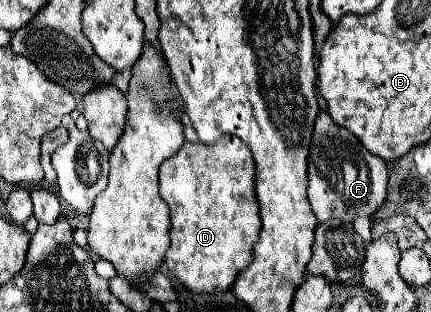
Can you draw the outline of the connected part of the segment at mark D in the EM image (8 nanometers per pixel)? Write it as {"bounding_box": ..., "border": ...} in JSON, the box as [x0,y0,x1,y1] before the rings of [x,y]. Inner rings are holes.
{"bounding_box":[159,136,259,294],"border":[[[223,136],[219,138],[215,144],[211,146],[205,146],[205,144],[191,144],[191,142],[185,142],[183,148],[173,154],[171,158],[167,158],[163,164],[161,164],[161,170],[159,170],[159,192],[163,196],[163,200],[169,204],[171,208],[171,246],[165,254],[165,264],[169,268],[169,272],[173,272],[173,276],[193,294],[219,294],[219,292],[225,292],[233,286],[237,274],[247,266],[251,264],[251,248],[255,246],[255,240],[259,240],[259,206],[257,206],[257,200],[255,200],[255,190],[253,190],[253,182],[255,182],[255,164],[253,164],[253,158],[251,158],[251,152],[249,148],[235,136]]]}

